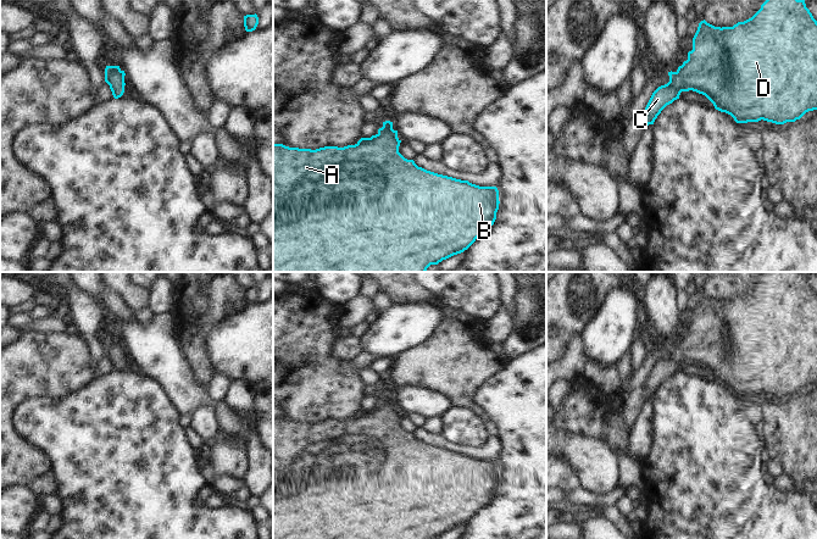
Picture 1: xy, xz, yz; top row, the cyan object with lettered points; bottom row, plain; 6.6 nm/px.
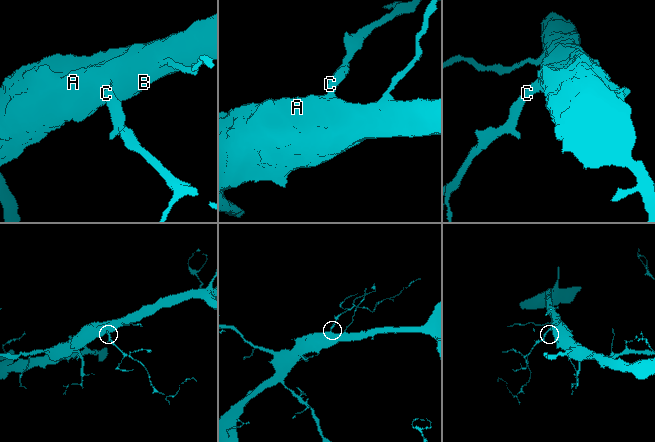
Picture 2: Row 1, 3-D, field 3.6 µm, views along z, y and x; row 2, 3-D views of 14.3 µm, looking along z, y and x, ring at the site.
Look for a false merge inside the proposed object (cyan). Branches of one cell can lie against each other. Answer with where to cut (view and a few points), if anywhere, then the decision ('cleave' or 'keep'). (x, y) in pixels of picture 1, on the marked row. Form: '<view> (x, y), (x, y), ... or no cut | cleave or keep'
no cut | keep

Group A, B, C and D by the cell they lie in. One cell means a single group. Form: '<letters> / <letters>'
A B C D

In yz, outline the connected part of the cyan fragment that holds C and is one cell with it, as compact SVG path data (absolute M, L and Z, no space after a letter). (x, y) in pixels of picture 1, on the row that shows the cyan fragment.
M766 0L761 9L749 20L738 22L733 27L715 27L705 20L699 23L697 30L693 38L693 50L688 52L688 60L678 67L676 72L668 72L669 82L658 87L651 95L643 115L645 117L645 128L654 124L661 111L674 100L679 99L682 91L696 91L705 95L716 110L730 115L737 123L758 122L761 120L776 124L795 122L806 112L817 110L817 21L806 7L805 0Z

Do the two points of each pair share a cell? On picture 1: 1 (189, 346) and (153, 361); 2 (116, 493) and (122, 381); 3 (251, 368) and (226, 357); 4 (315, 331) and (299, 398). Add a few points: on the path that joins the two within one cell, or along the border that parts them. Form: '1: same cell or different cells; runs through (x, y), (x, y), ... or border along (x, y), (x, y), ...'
1: different cells; border along (173, 322), (173, 332), (179, 351), (194, 376)
2: same cell; runs through (121, 465), (122, 409)
3: same cell; runs through (245, 362), (240, 357), (232, 357)
4: same cell; runs through (312, 348), (312, 362), (306, 368), (306, 381)

